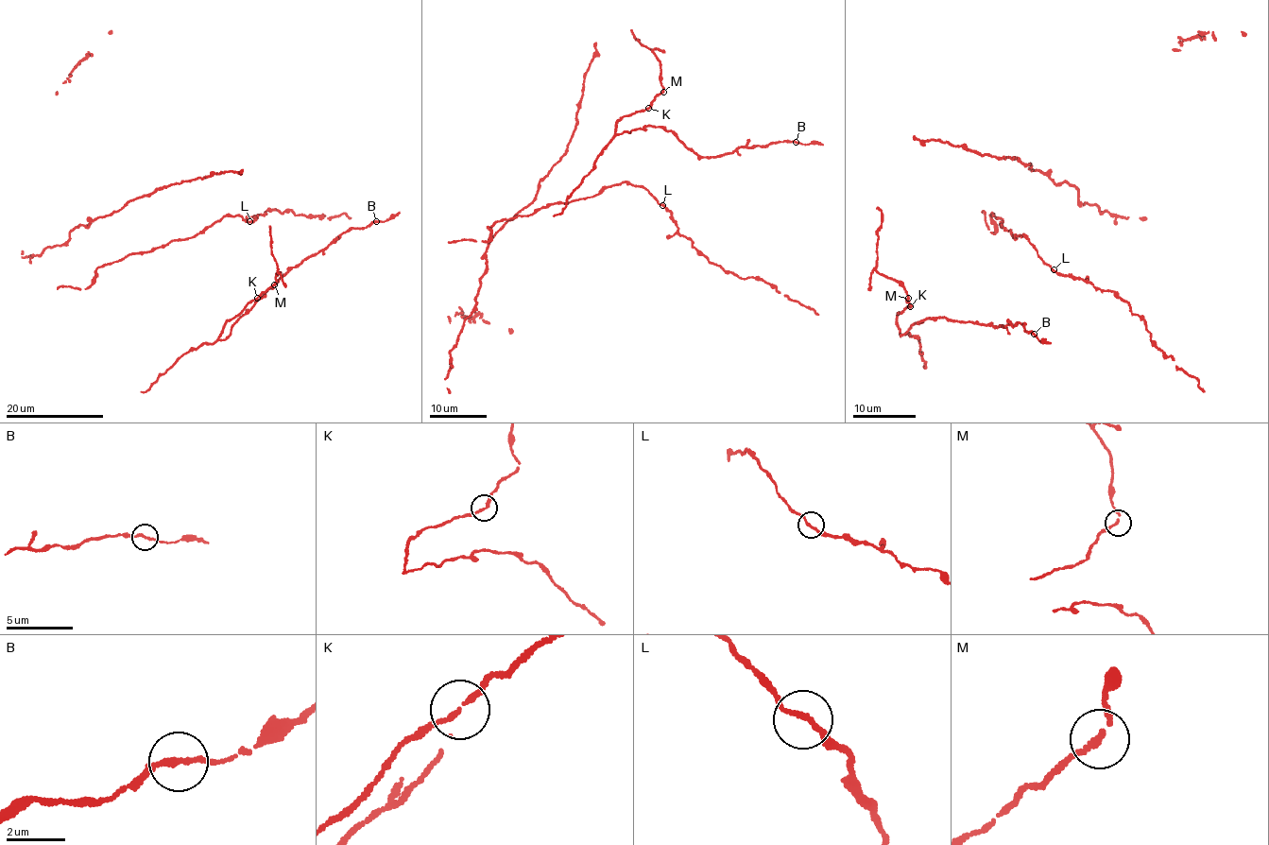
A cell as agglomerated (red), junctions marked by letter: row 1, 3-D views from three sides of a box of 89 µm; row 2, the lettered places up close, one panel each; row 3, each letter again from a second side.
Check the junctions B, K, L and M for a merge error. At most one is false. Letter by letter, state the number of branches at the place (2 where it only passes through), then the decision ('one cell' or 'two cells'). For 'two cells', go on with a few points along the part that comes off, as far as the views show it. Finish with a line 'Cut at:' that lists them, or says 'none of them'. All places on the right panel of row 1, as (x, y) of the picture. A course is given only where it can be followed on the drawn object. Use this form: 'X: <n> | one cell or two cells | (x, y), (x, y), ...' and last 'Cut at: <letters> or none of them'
B: 2 | one cell
K: 2 | one cell
L: 2 | one cell
M: 2 | one cell
Cut at: none of them

